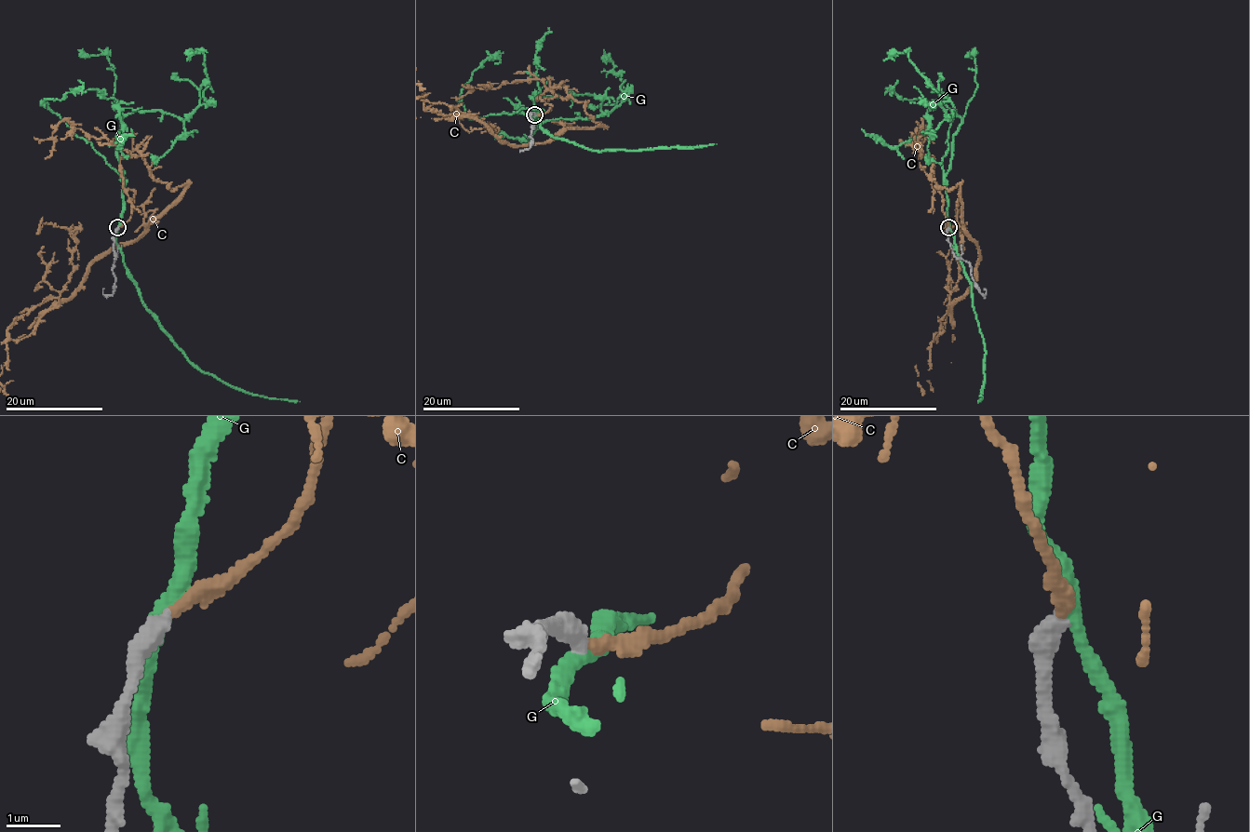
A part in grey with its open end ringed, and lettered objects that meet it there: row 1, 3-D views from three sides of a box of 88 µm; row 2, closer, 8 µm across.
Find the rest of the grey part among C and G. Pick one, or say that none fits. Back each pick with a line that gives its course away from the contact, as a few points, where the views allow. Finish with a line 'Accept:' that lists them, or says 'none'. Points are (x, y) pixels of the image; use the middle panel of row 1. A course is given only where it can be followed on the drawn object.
Accept: C

